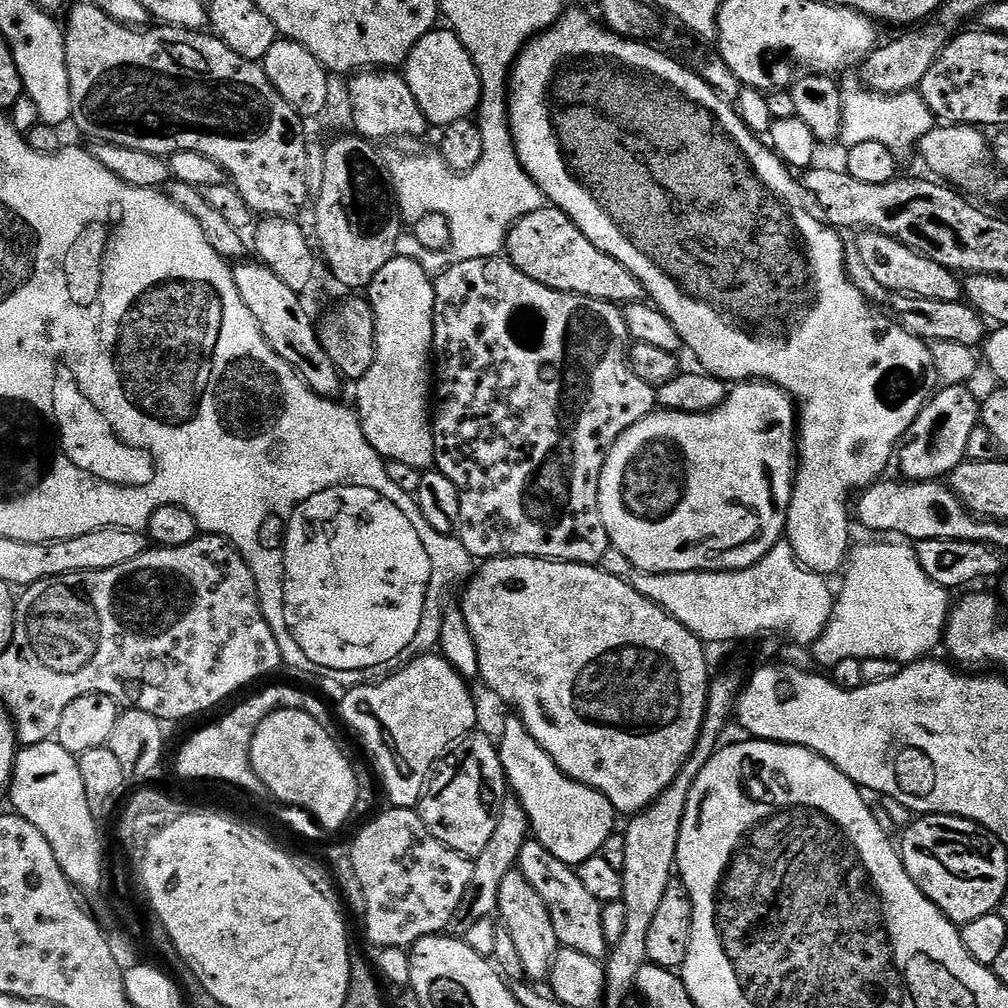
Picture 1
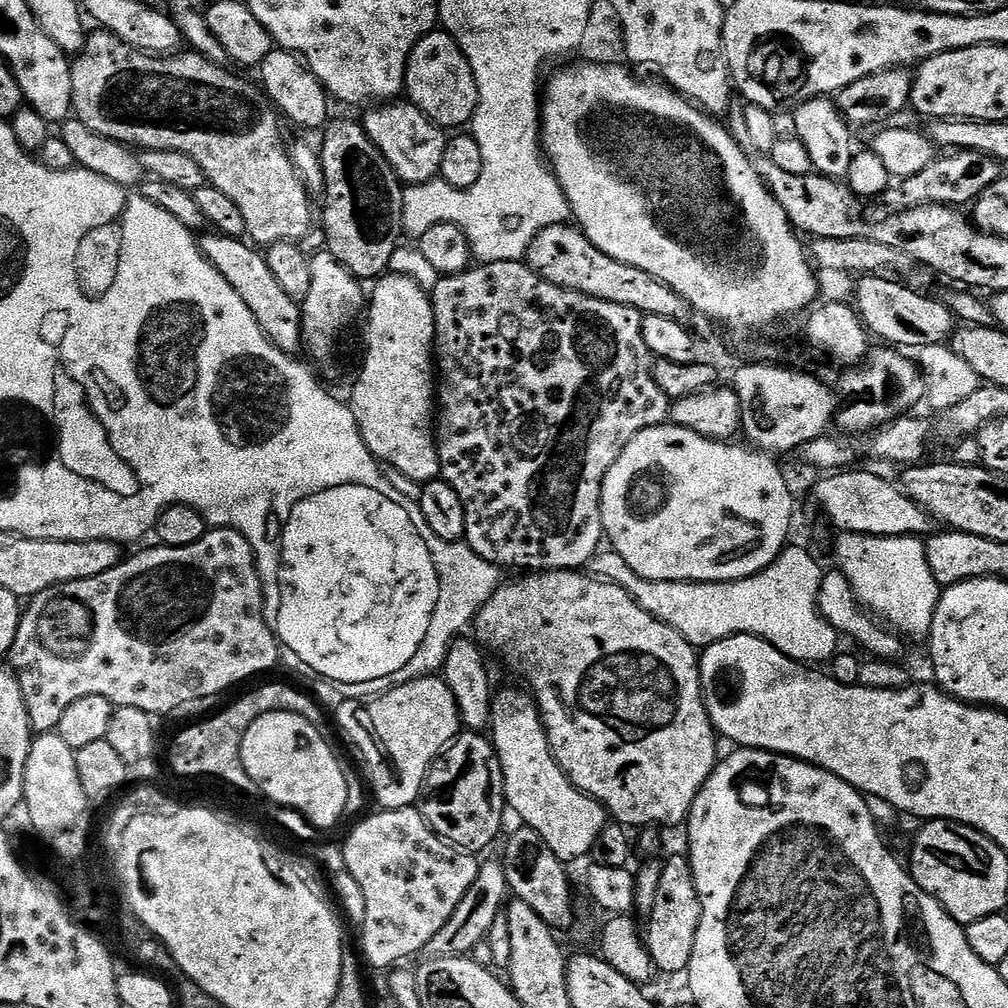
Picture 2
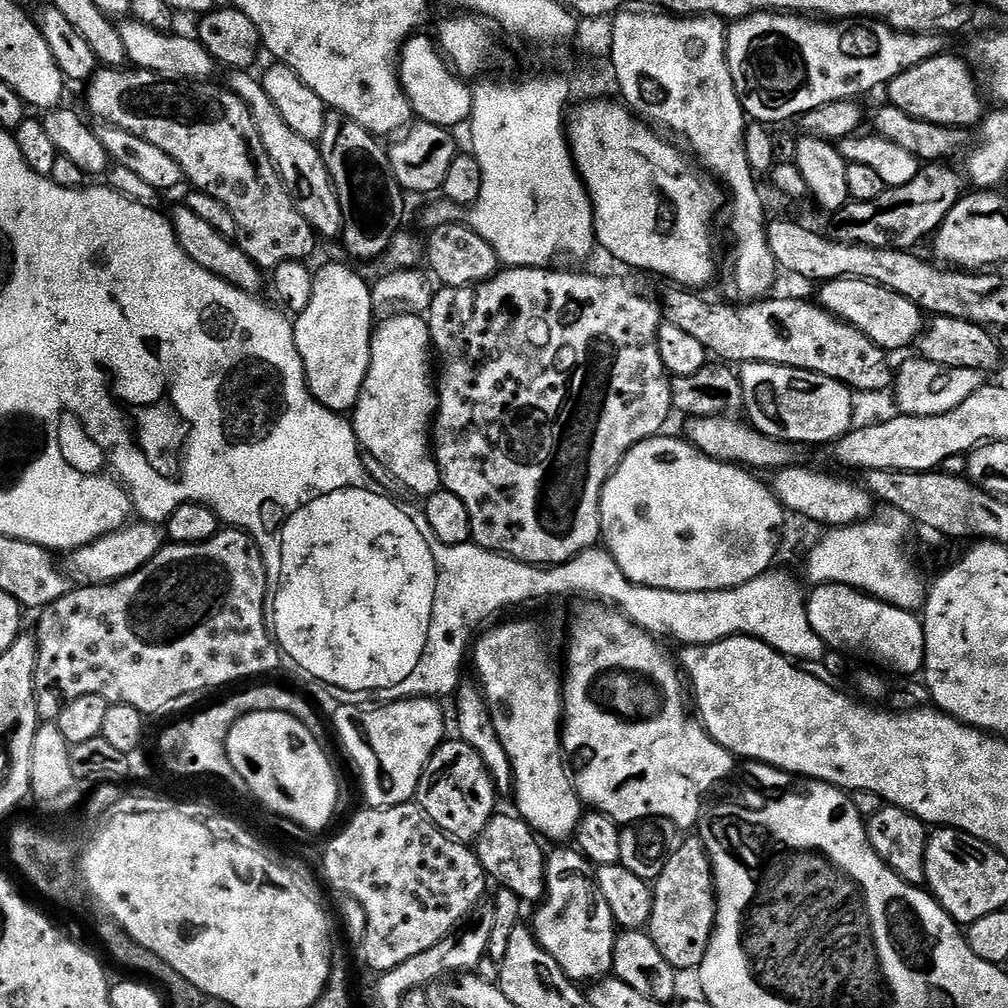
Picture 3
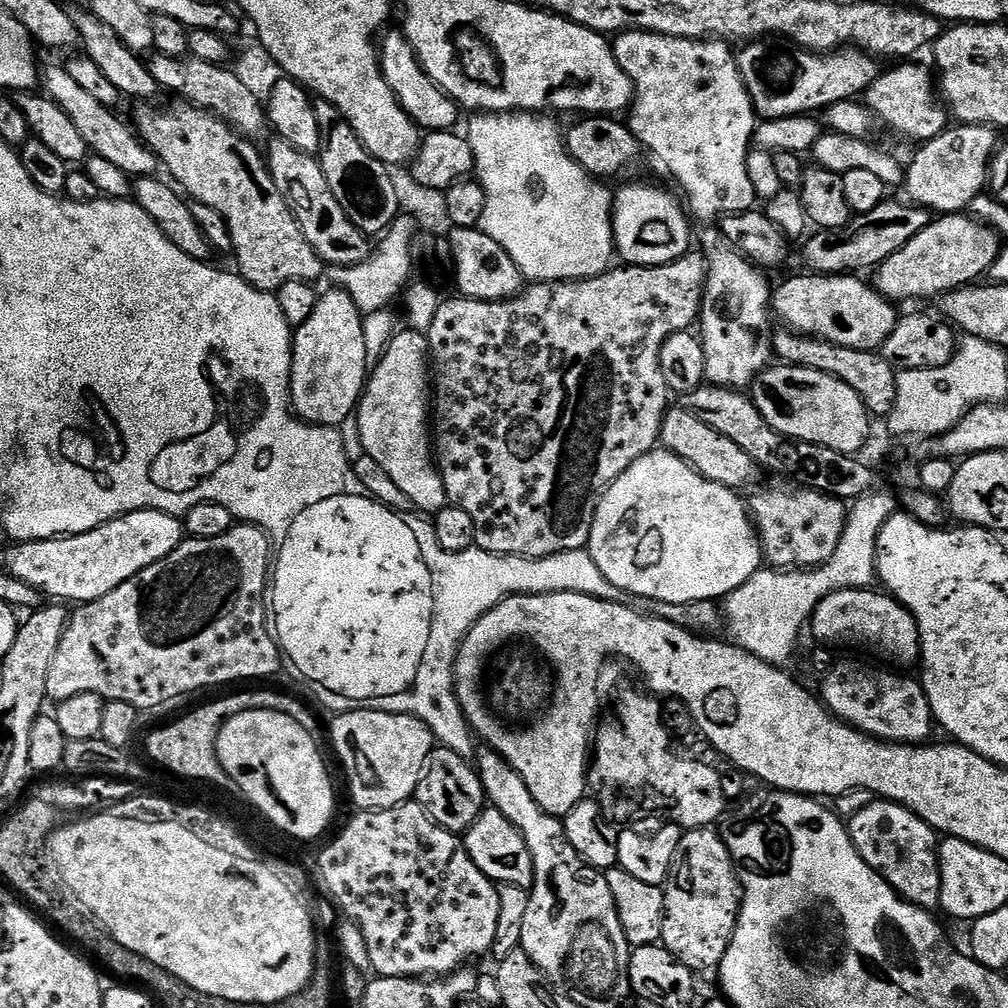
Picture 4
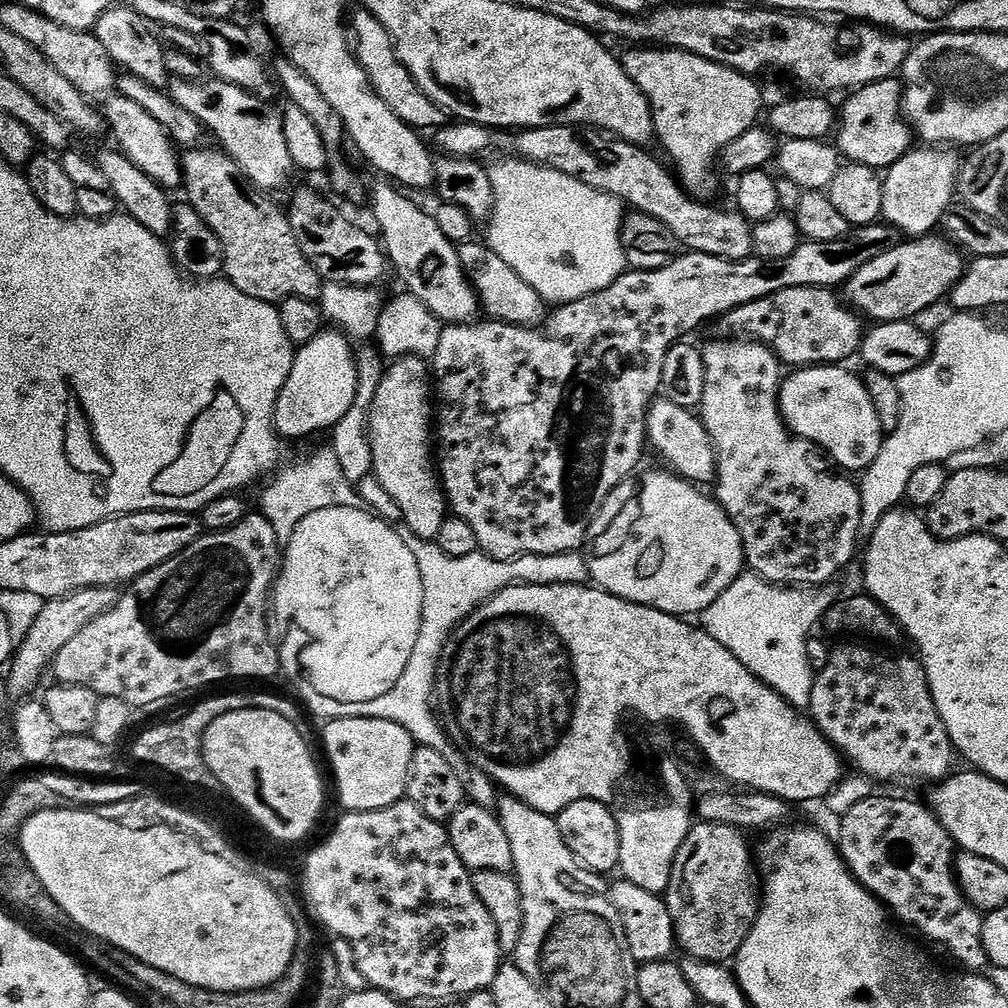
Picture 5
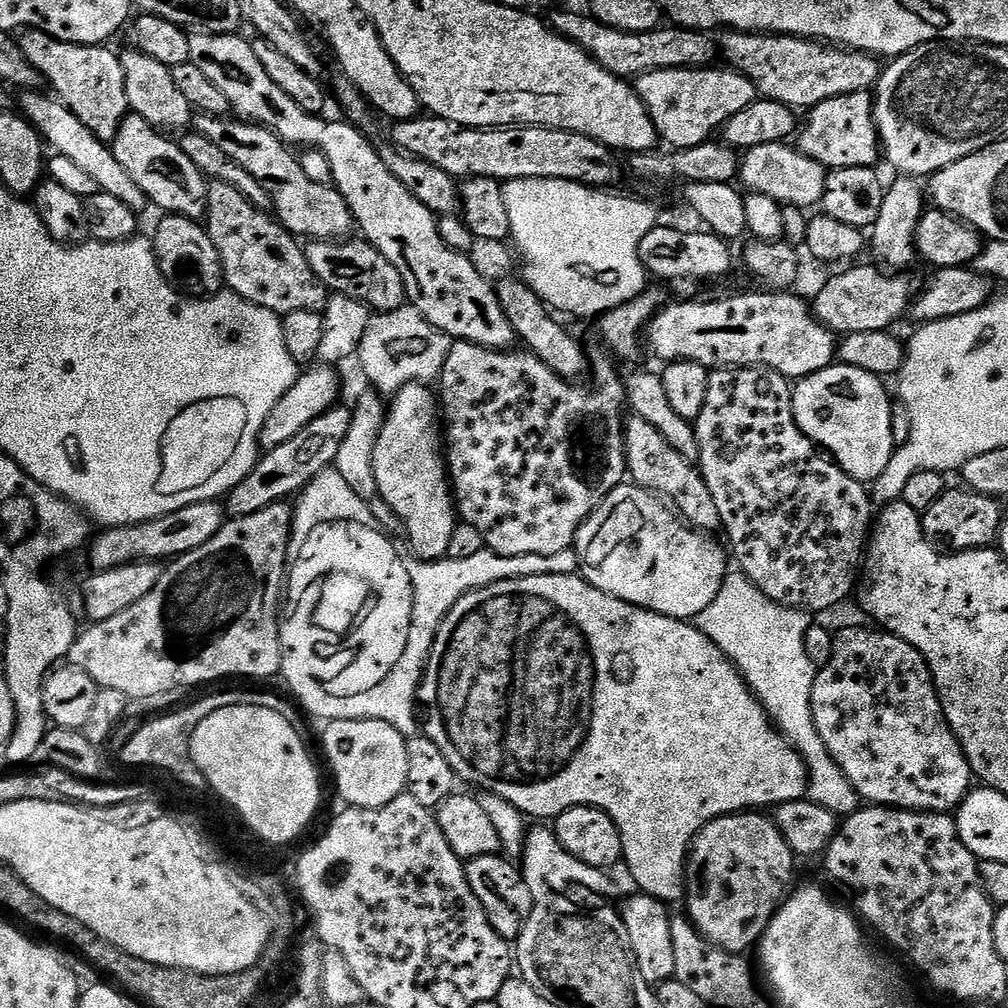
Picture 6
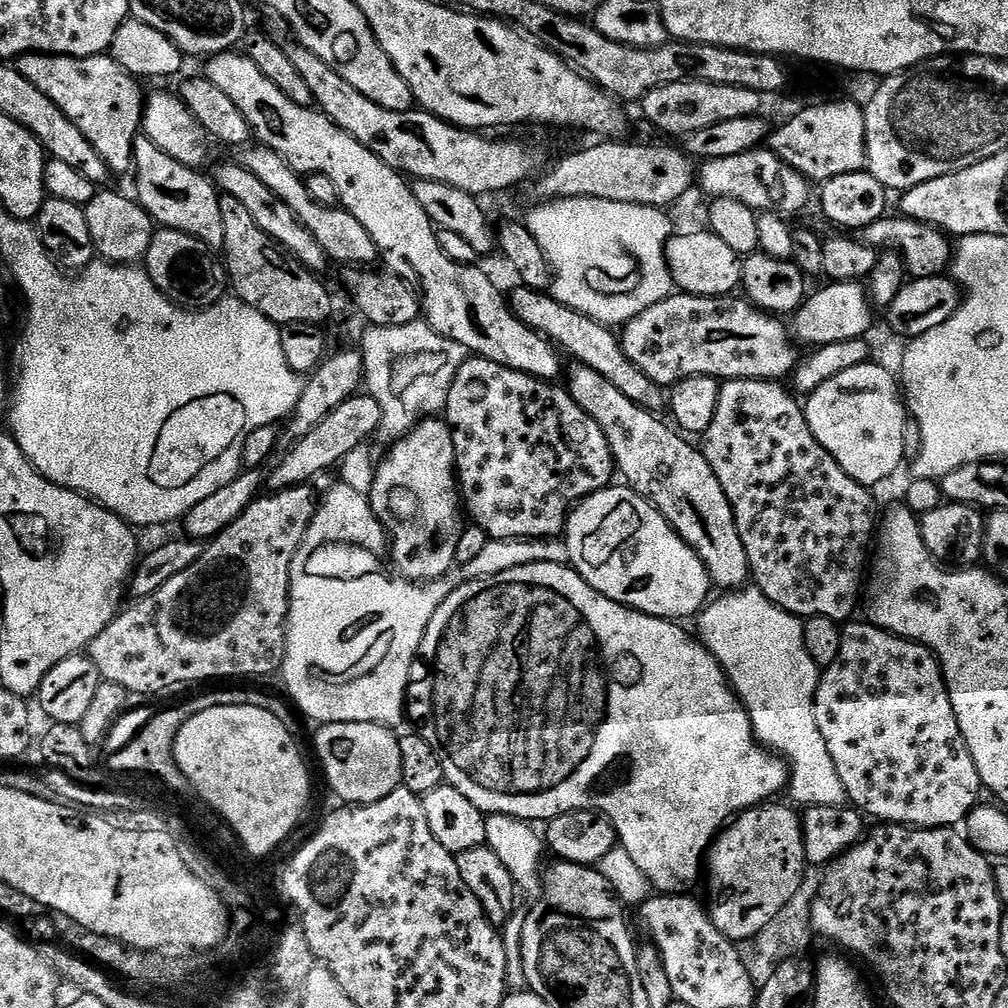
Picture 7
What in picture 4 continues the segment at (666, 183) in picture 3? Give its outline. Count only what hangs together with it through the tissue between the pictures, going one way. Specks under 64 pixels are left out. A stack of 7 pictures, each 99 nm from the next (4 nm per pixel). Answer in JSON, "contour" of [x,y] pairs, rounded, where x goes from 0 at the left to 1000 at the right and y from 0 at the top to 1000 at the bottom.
{"contour":[[[623,183],[610,188],[607,199],[609,246],[616,259],[627,264],[664,262],[684,249],[683,218],[680,203],[659,187],[647,183]]]}

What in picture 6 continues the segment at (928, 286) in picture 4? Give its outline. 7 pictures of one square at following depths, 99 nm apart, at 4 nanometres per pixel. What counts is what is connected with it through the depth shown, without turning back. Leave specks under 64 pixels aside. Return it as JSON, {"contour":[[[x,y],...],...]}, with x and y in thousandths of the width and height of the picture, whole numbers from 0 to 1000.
{"contour":[[[841,264],[836,268],[838,270],[833,270],[830,274],[825,274],[821,279],[818,280],[817,283],[813,286],[813,291],[811,292],[810,298],[808,297],[808,309],[810,311],[810,314],[813,315],[815,320],[819,322],[827,331],[851,331],[852,329],[858,329],[859,327],[871,327],[872,329],[880,329],[886,323],[885,321],[889,321],[892,319],[896,313],[900,314],[902,313],[904,304],[907,299],[907,289],[905,290],[905,278],[901,275],[901,272],[886,272],[884,269],[878,268],[873,264],[864,264],[865,266],[845,266],[849,264]]]}

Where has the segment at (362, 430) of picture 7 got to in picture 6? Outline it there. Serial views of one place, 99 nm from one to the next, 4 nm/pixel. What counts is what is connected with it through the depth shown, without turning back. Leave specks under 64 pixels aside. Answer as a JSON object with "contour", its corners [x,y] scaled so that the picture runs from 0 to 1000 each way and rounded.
{"contour":[[[334,403],[323,411],[312,415],[304,427],[292,431],[288,438],[280,438],[280,442],[272,442],[270,448],[262,448],[255,455],[242,476],[234,477],[224,493],[224,508],[233,514],[244,510],[256,510],[256,506],[264,506],[264,502],[277,500],[293,493],[313,472],[326,467],[335,454],[335,446],[343,436],[348,423],[350,406]]]}

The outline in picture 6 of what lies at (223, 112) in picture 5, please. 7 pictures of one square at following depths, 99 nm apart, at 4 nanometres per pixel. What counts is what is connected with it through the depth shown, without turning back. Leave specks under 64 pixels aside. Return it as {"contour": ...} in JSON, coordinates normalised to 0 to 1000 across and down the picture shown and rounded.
{"contour":[[[195,114],[193,130],[199,131],[208,141],[213,141],[240,169],[248,169],[270,194],[270,206],[278,223],[295,236],[332,238],[348,235],[351,230],[349,209],[343,196],[332,186],[311,181],[300,169],[295,152],[281,139],[277,139],[266,127],[251,123],[241,117],[219,117]]]}

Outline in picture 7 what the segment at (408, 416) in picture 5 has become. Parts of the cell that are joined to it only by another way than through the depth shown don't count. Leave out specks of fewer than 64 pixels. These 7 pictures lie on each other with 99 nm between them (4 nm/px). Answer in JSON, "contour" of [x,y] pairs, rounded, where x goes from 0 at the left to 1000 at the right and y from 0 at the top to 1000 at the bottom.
{"contour":[[[422,415],[413,424],[409,425],[394,438],[384,445],[385,453],[381,457],[377,456],[372,461],[373,473],[371,474],[367,499],[369,509],[373,511],[376,523],[381,523],[389,531],[389,556],[397,563],[396,570],[402,575],[410,577],[428,577],[441,574],[445,570],[444,566],[452,560],[452,547],[454,546],[454,534],[457,525],[452,524],[452,500],[454,504],[454,477],[452,474],[452,447],[450,446],[450,435],[448,428],[444,426],[443,420],[437,415]]]}

